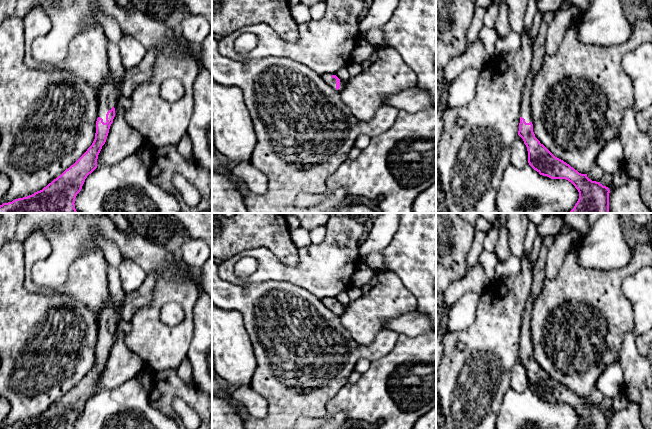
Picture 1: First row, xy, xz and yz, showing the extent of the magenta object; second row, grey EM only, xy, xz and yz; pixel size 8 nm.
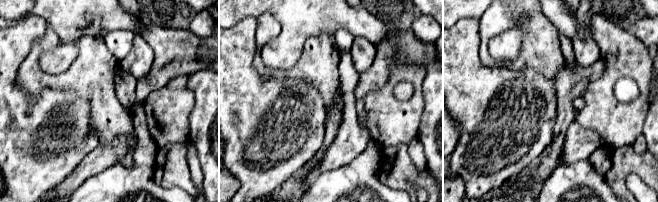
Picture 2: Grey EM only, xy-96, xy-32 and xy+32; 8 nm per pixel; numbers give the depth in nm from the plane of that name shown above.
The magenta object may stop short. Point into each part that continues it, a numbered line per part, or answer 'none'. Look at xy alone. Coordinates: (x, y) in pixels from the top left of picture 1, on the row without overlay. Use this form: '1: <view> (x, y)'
1: xy (109, 316)

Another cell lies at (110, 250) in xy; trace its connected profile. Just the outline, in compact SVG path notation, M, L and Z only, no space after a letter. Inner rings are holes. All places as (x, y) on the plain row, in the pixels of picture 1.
M97 233L94 234L94 237L98 241L107 265L114 269L118 269L123 259L119 253L118 246L110 241L107 241L103 237L100 237Z

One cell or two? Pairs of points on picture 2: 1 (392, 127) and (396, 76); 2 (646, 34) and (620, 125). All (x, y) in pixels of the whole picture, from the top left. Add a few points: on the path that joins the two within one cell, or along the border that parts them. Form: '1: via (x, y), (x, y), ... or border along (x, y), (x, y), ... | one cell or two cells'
1: via (388, 114), (388, 89) | one cell
2: border along (630, 31), (647, 47) | two cells

